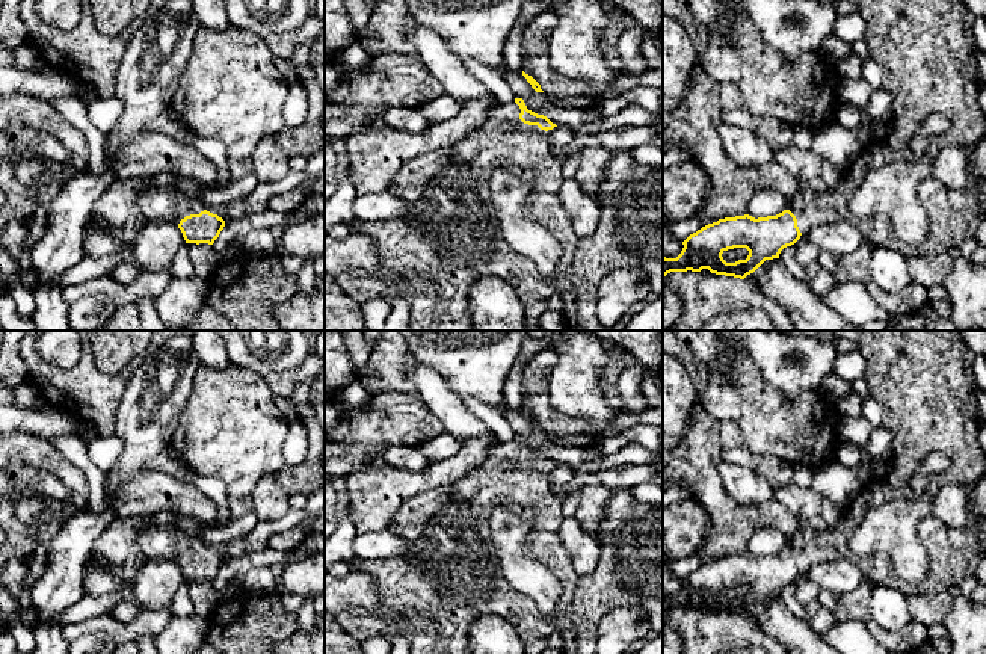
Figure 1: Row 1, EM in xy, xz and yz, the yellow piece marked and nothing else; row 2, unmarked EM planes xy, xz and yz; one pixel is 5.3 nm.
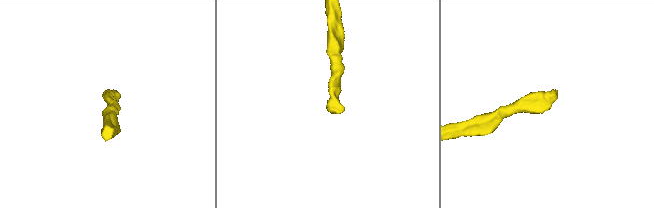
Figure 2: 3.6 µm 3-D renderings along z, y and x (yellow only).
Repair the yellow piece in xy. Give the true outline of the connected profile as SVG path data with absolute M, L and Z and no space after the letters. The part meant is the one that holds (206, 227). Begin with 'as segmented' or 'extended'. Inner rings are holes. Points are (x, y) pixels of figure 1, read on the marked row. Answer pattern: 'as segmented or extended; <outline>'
extended; M148 187L139 196L139 208L146 221L175 224L186 243L213 245L225 227L225 221L205 210L205 204L172 187Z

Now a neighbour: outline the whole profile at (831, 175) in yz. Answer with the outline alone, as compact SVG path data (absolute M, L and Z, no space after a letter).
M821 159L821 180L826 186L826 193L829 195L833 193L835 187L838 186L840 178L841 178L841 174L838 168L829 160Z

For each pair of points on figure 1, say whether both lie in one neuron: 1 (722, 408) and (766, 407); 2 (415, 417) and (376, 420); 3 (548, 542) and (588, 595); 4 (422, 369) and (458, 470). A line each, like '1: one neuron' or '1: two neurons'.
1: one neuron
2: one neuron
3: two neurons
4: two neurons

